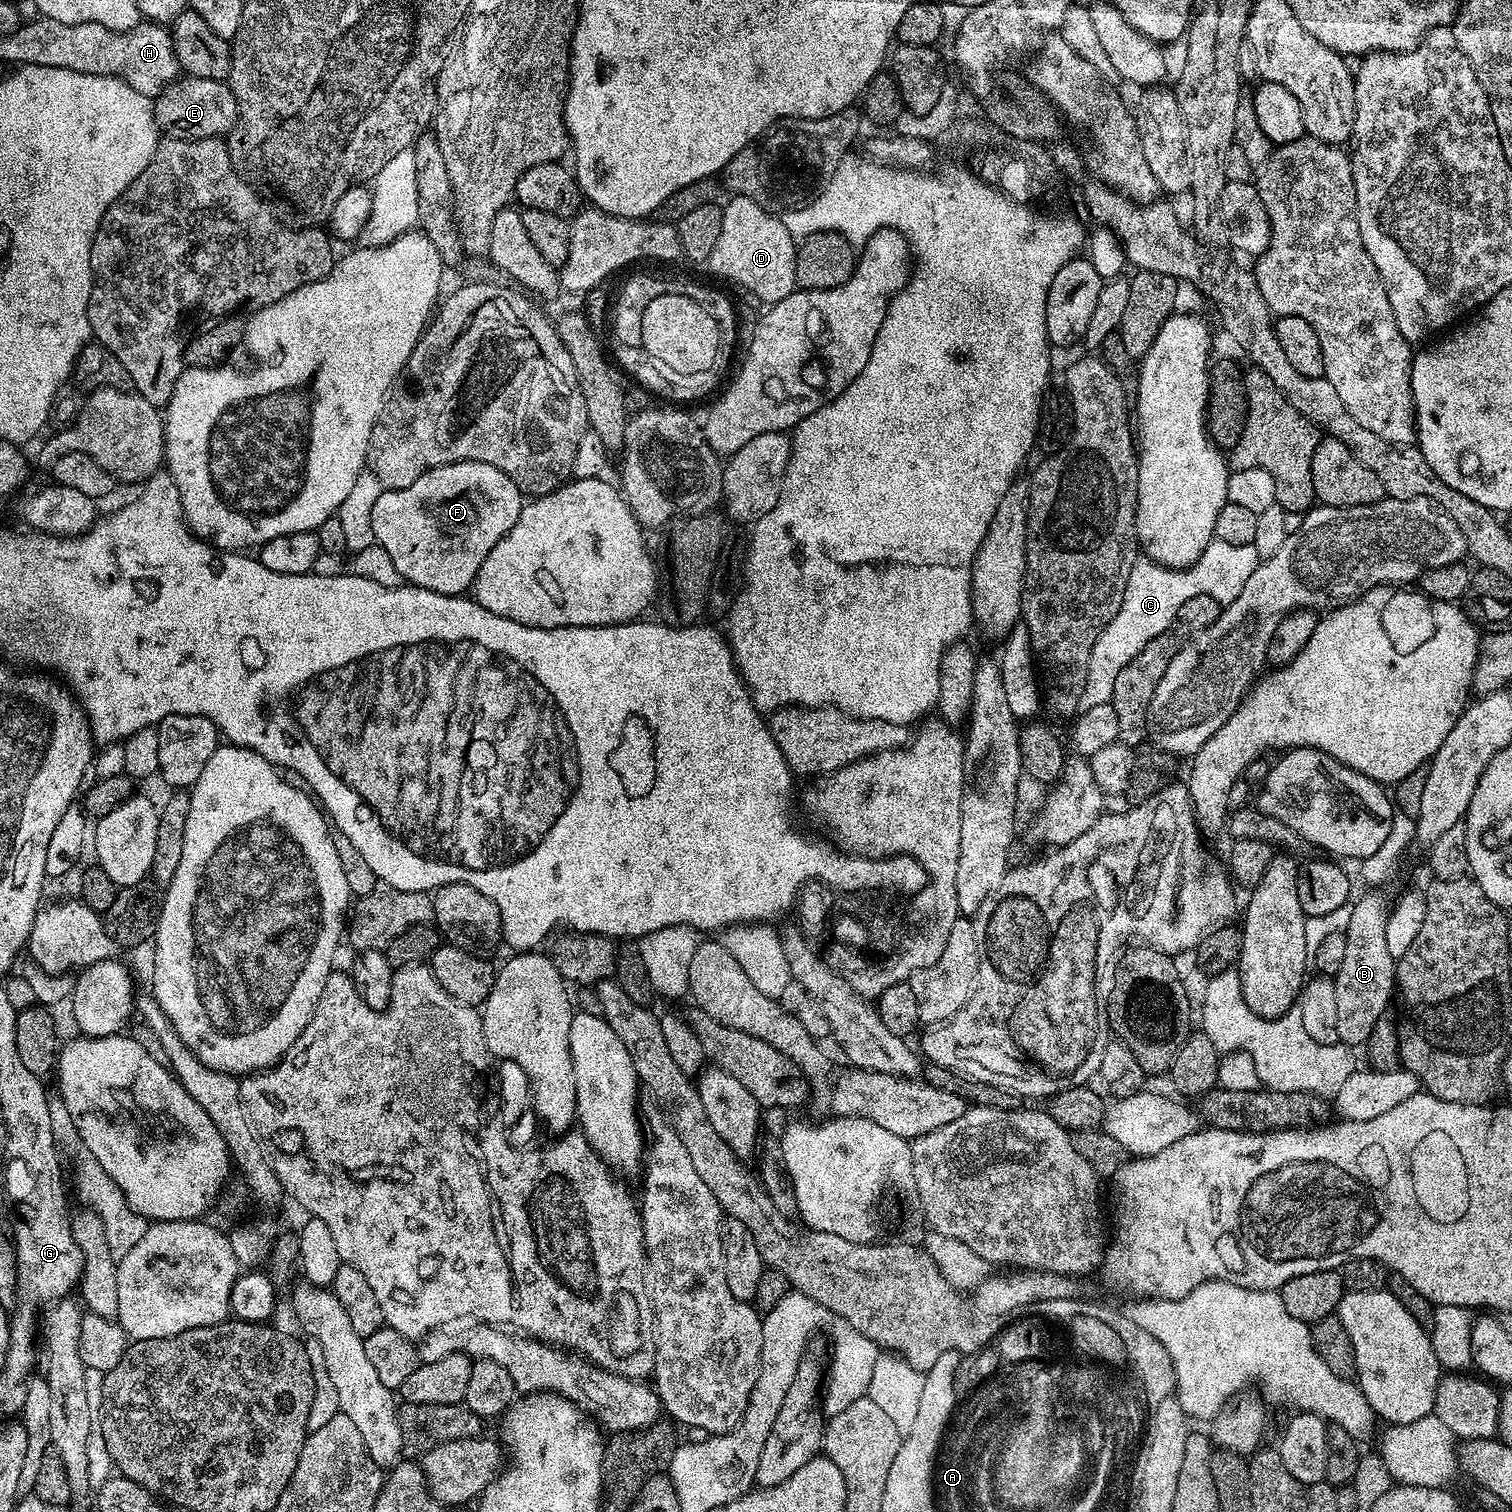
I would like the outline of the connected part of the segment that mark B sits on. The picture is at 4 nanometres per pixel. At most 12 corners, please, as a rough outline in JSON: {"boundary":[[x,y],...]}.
{"boundary":[[1364,896],[1348,912],[1334,977],[1338,1041],[1367,1045],[1394,1000],[1388,908]]}

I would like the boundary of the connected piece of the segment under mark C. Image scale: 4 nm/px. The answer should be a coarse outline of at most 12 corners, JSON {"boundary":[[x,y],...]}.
{"boundary":[[1215,538],[1189,568],[1137,559],[1091,651],[1079,713],[1185,602],[1242,594],[1261,559]]}

